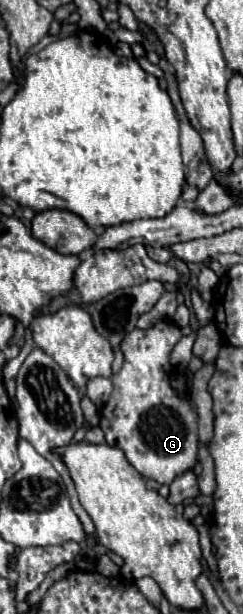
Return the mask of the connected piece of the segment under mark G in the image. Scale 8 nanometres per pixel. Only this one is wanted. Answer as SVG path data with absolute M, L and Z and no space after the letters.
M157 323L149 329L133 329L123 341L121 351L125 357L125 363L117 375L111 377L113 381L113 393L109 401L101 409L101 429L105 433L105 439L109 445L119 447L125 451L127 461L147 479L155 479L161 485L169 485L177 475L193 469L197 463L197 413L187 399L179 399L171 385L171 365L169 365L169 353L181 339L181 331L173 323Z

